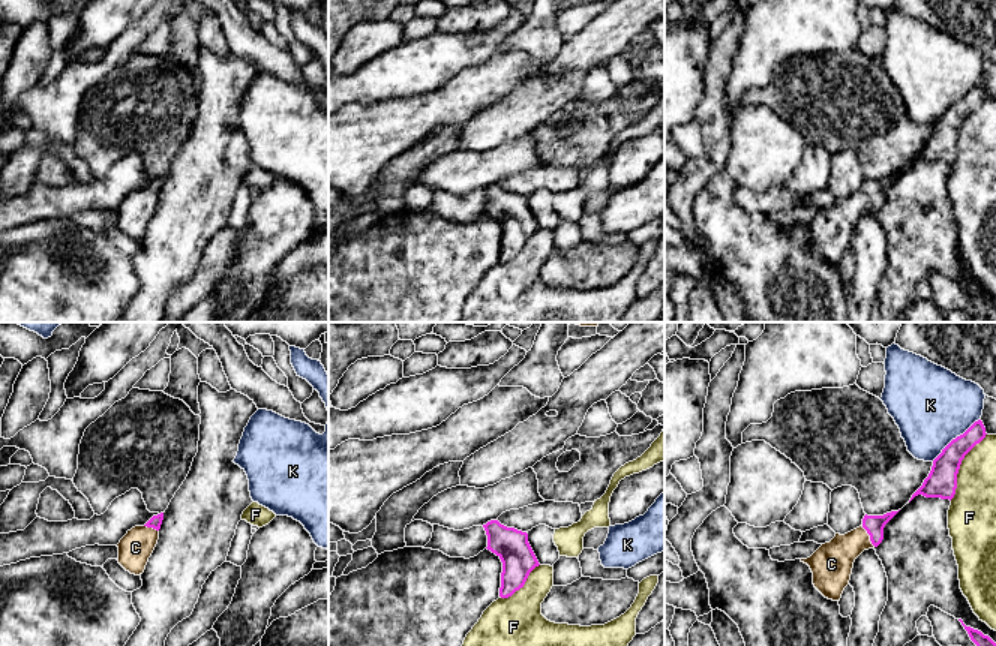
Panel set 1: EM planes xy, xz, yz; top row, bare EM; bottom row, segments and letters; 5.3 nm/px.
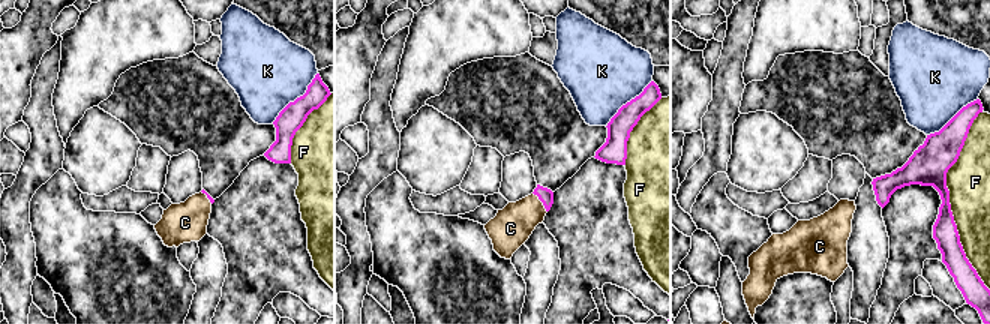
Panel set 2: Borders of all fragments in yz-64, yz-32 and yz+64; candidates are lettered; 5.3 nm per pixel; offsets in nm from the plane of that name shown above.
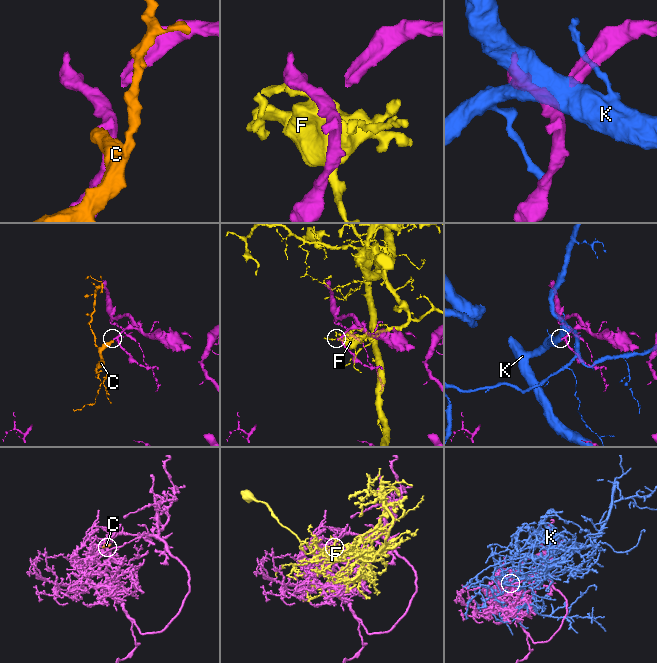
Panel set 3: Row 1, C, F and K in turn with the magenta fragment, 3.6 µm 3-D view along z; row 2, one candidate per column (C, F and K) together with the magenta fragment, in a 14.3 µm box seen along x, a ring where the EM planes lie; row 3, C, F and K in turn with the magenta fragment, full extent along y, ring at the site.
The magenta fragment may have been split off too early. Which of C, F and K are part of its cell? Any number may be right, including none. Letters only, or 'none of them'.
C

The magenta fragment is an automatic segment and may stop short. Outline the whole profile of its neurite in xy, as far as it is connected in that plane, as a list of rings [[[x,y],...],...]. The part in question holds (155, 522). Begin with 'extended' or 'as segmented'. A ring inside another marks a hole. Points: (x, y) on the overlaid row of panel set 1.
extended; [[[164,513],[153,516],[144,526],[135,526],[120,540],[118,564],[130,574],[144,573],[158,540]]]

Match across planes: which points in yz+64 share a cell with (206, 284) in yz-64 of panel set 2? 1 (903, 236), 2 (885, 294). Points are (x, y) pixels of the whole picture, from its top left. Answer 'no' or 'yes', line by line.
1: no
2: no

